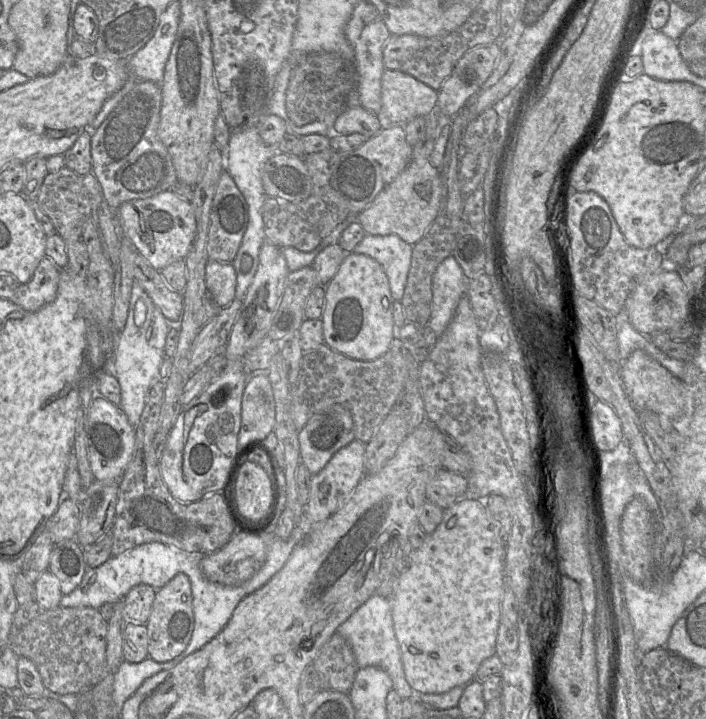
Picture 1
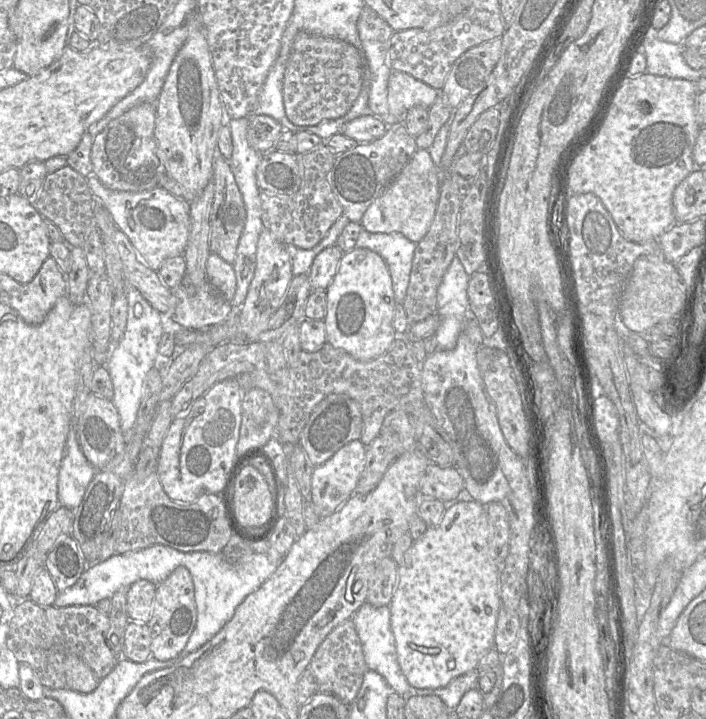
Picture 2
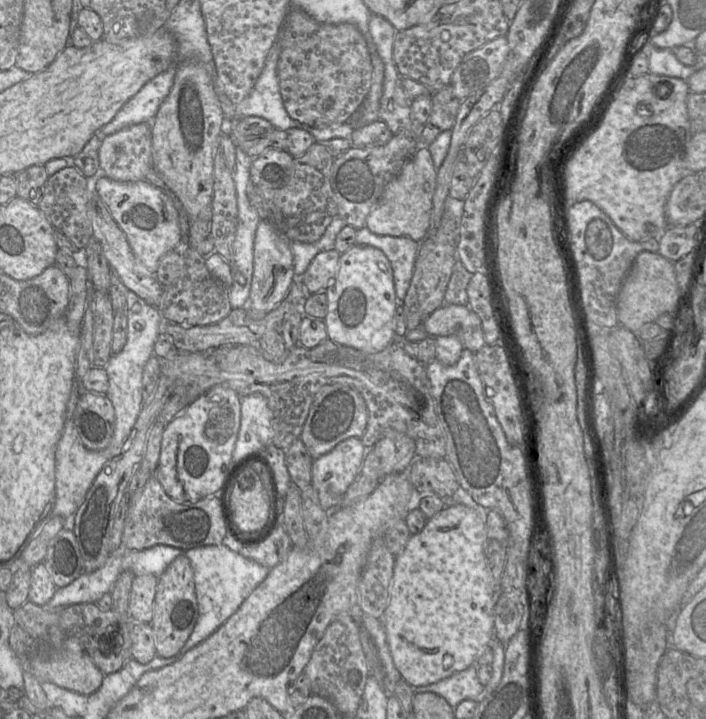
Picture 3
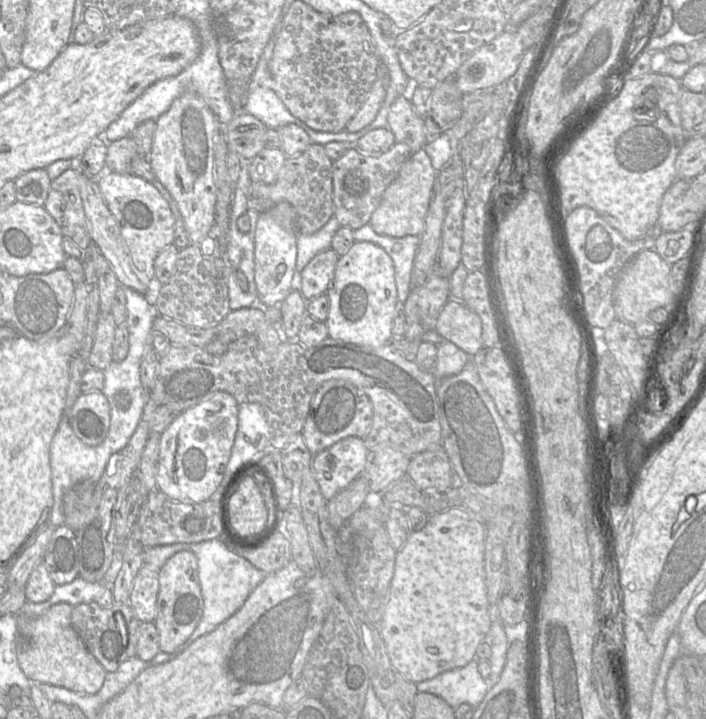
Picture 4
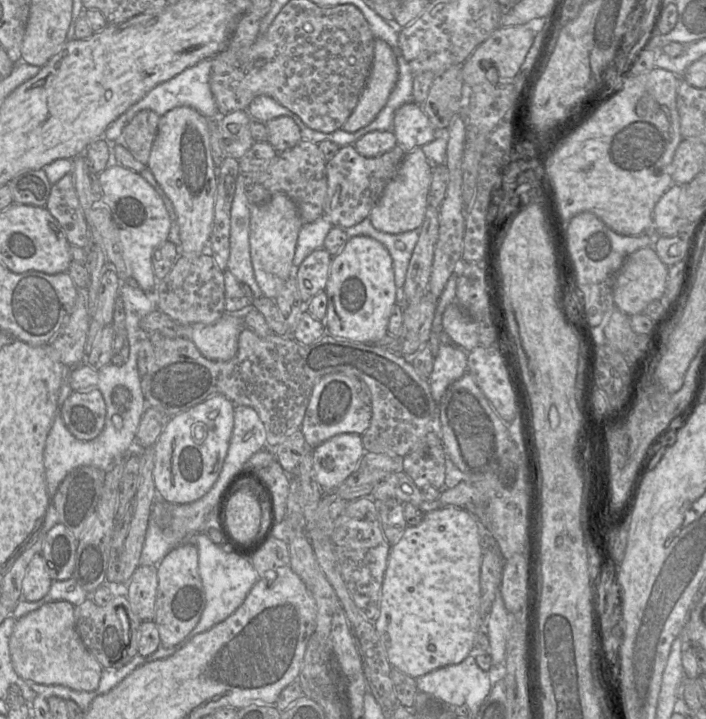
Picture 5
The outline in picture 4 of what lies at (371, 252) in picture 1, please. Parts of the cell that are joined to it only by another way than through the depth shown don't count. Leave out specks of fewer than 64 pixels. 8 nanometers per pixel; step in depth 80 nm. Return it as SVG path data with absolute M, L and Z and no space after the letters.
M369 223L353 231L354 241L372 242L390 256L394 266L394 276L398 302L404 303L411 290L411 272L420 243L420 236L406 235L392 237L377 234Z

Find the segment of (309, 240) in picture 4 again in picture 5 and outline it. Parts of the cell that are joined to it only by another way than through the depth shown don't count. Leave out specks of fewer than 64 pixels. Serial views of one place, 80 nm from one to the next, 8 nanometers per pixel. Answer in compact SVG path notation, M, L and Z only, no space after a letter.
M326 216L303 224L298 234L293 259L295 267L298 267L311 252L324 247L324 240L332 227L333 225Z

